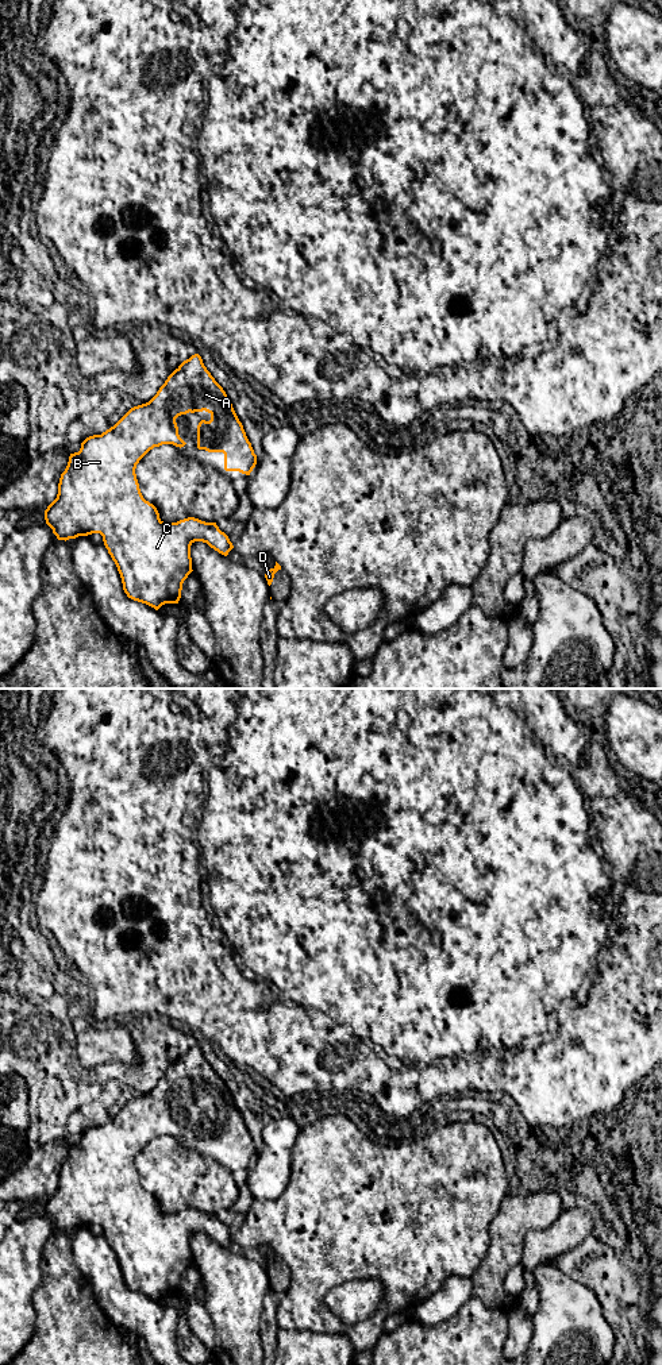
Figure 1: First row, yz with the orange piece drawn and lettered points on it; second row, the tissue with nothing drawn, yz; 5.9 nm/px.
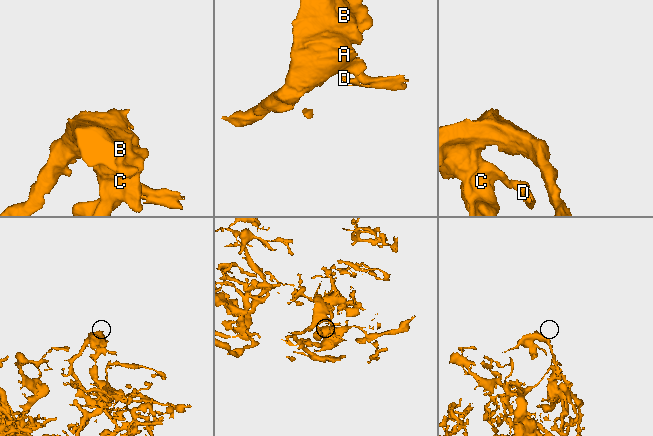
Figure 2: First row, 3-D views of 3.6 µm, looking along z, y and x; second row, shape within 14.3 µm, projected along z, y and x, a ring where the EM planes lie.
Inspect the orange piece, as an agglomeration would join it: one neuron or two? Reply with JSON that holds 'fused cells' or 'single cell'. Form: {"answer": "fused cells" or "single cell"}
{"answer": "single cell"}

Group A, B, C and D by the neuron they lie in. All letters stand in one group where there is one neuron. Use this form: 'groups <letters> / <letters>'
groups A B C D

